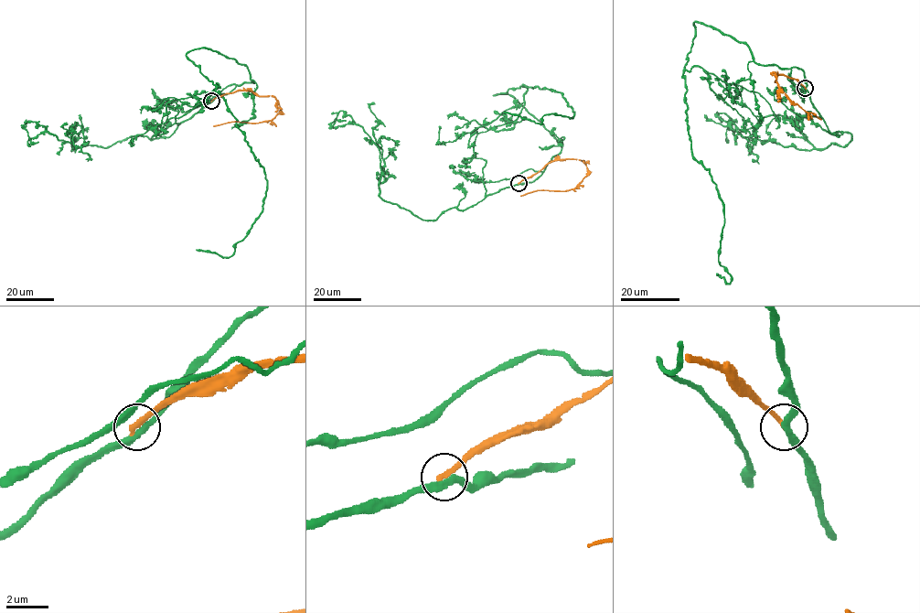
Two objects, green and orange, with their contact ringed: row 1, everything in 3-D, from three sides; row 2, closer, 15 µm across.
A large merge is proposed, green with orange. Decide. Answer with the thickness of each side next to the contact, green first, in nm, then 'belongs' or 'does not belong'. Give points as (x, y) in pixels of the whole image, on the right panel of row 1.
320 nm thick on the green side, 280 nm on the other; does not belong

